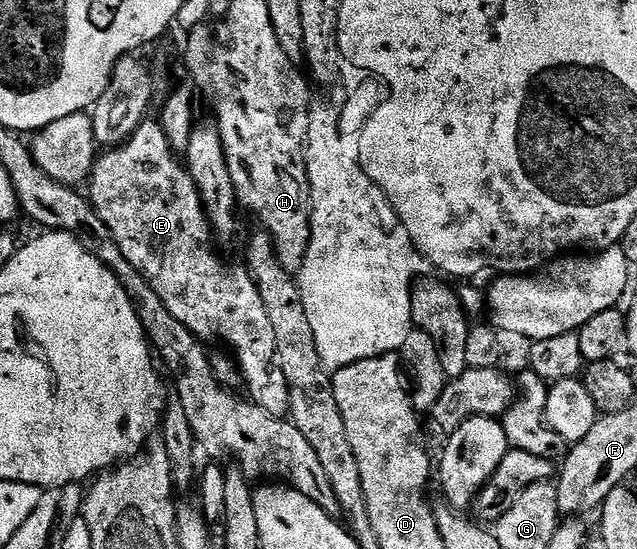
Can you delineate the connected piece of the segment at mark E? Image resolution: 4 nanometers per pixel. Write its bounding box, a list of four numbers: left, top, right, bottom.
[90,118,290,418]

